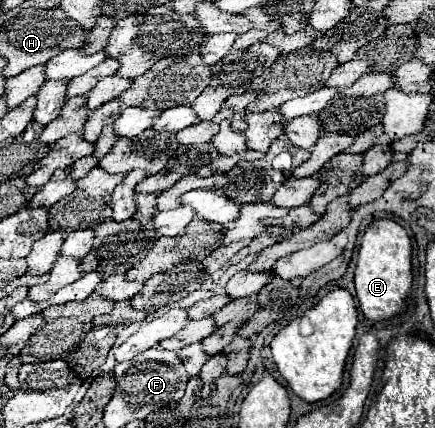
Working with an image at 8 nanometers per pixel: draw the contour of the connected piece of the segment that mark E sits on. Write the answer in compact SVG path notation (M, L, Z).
M373 220L361 238L355 260L355 290L359 308L369 320L385 320L395 316L403 306L411 290L411 240L403 226L395 220Z

